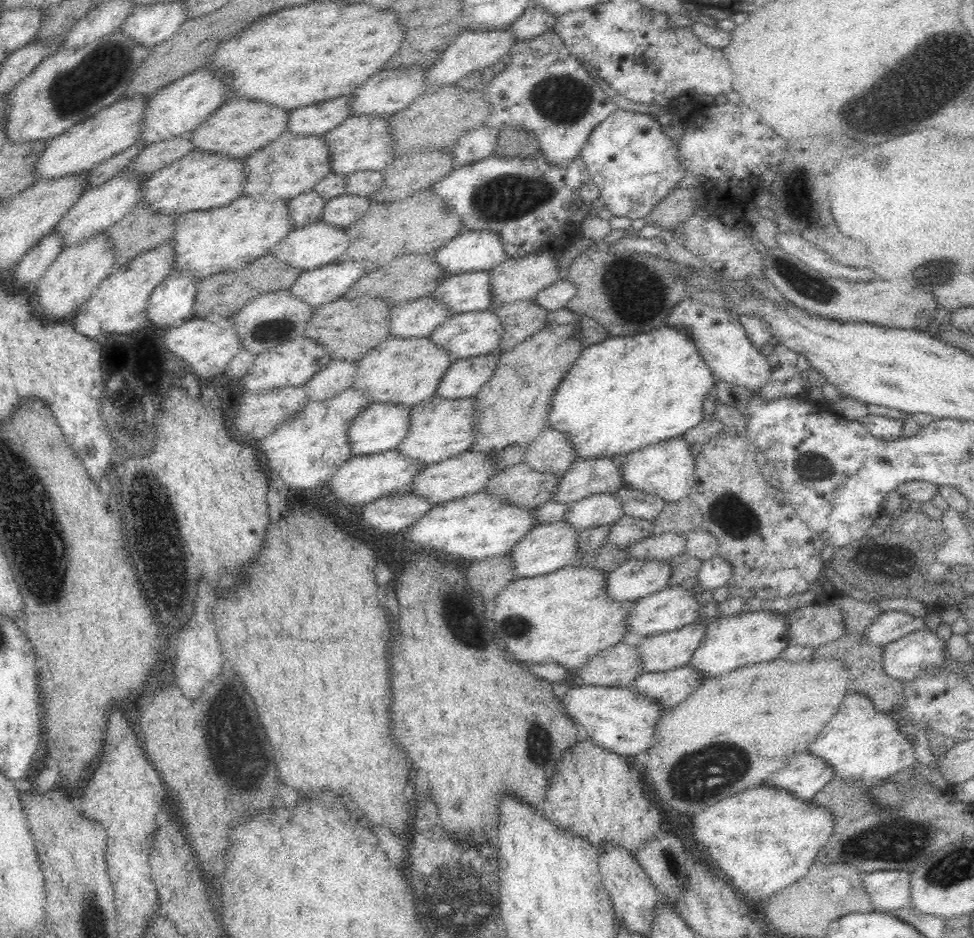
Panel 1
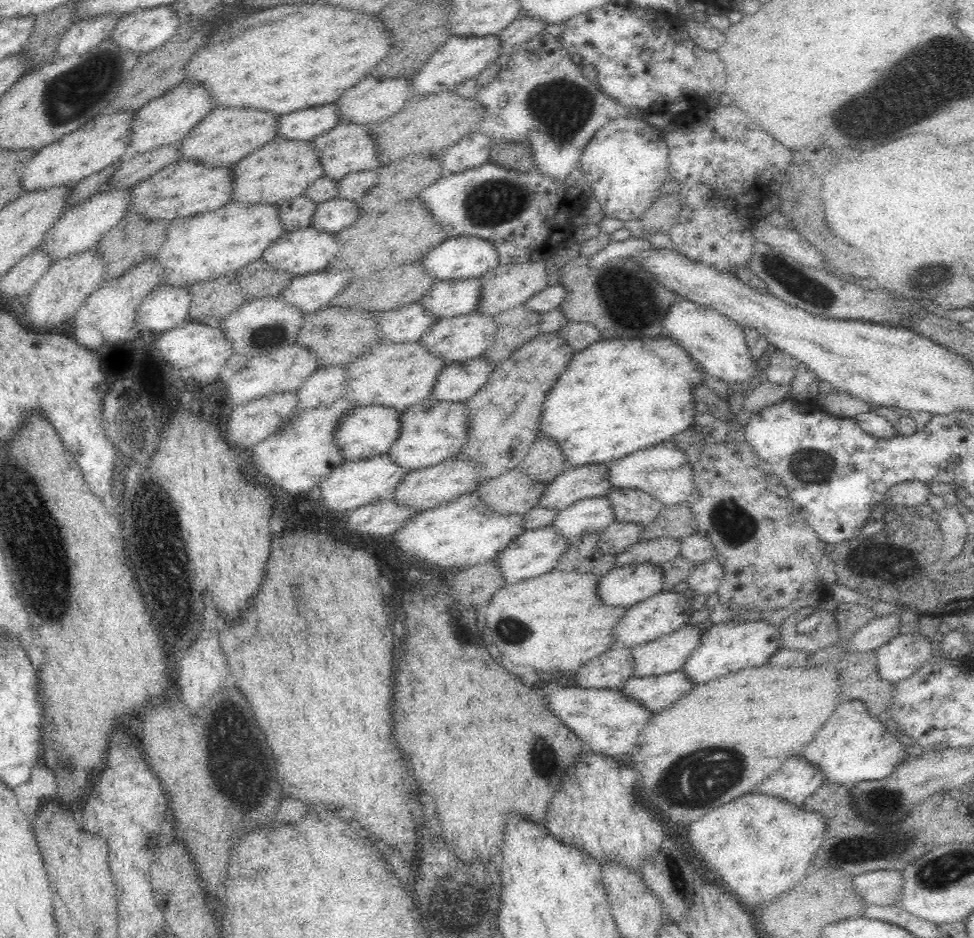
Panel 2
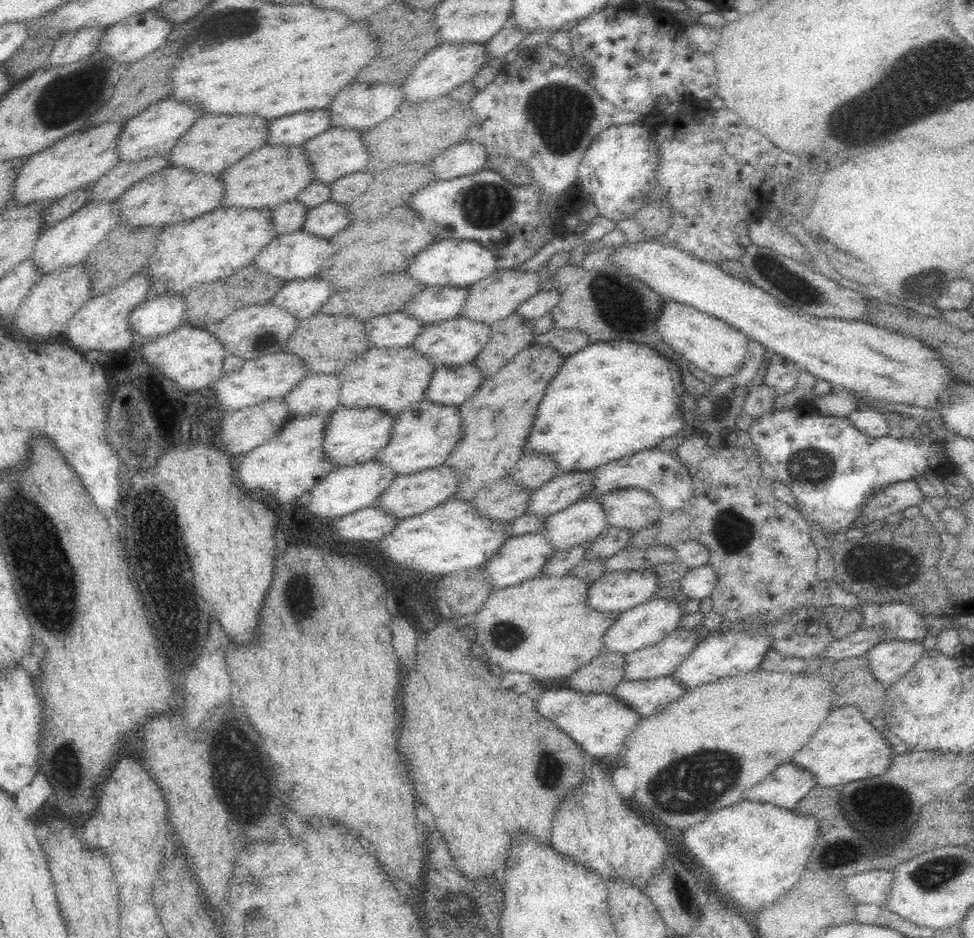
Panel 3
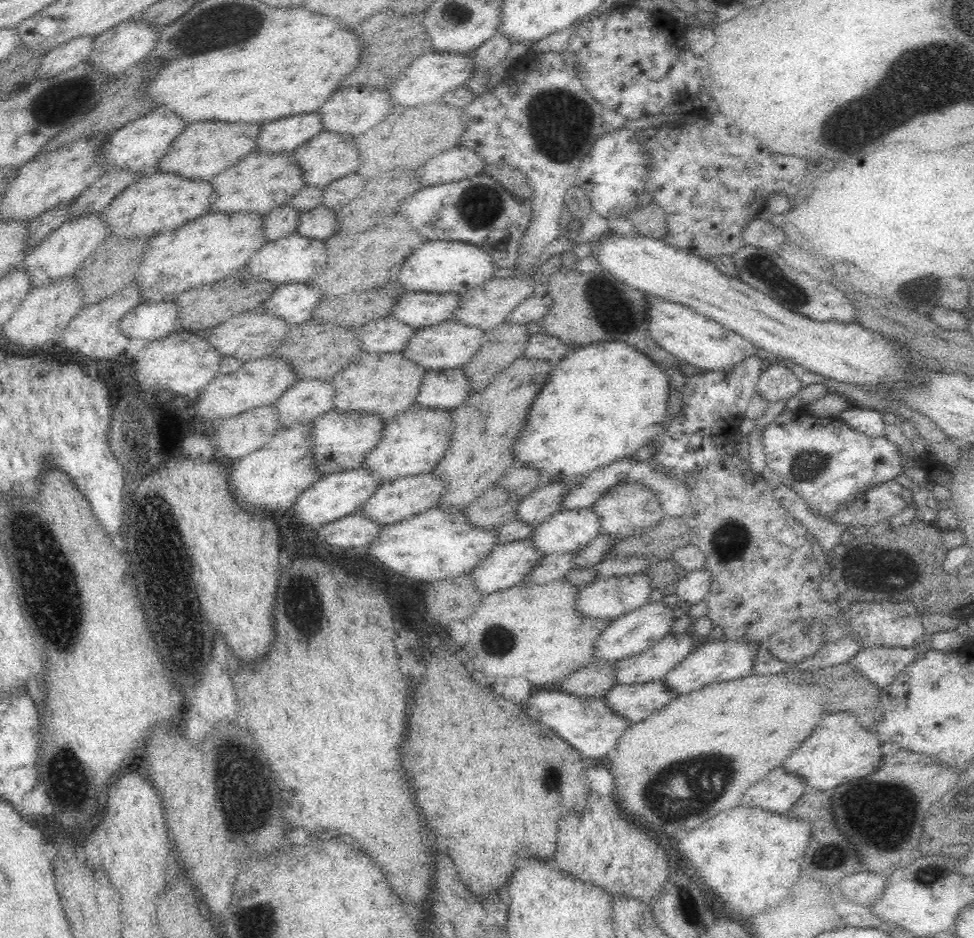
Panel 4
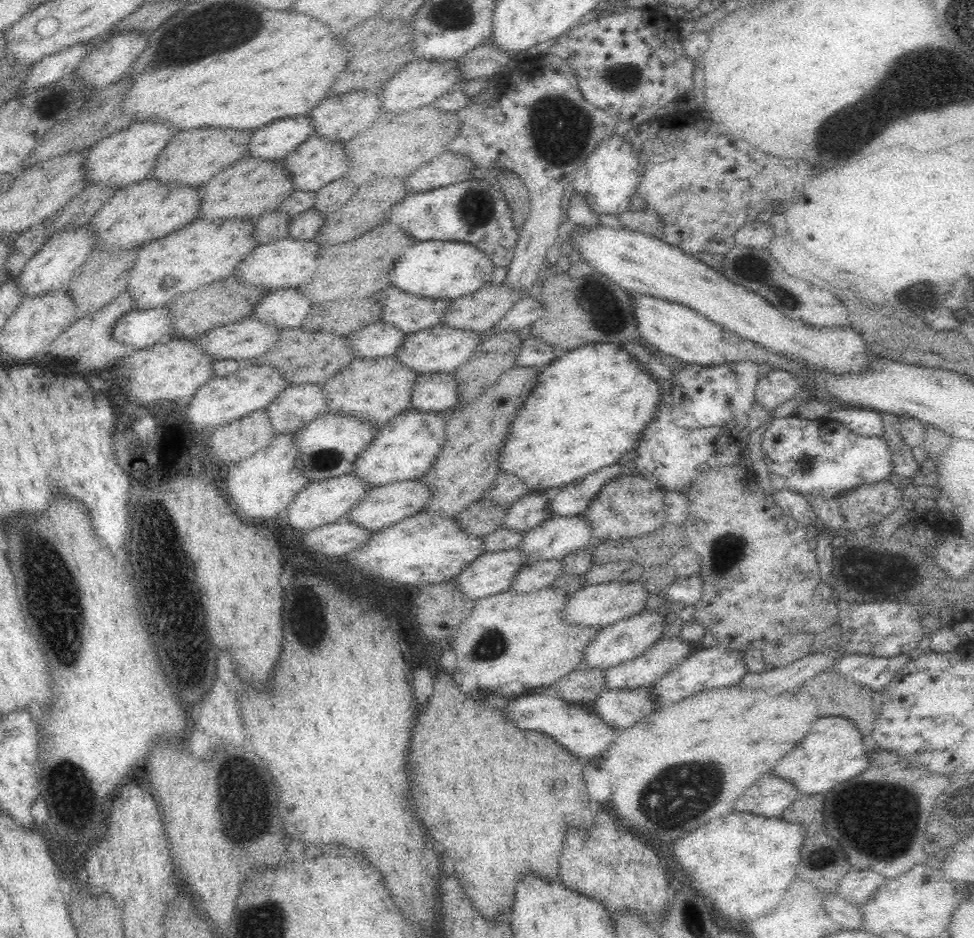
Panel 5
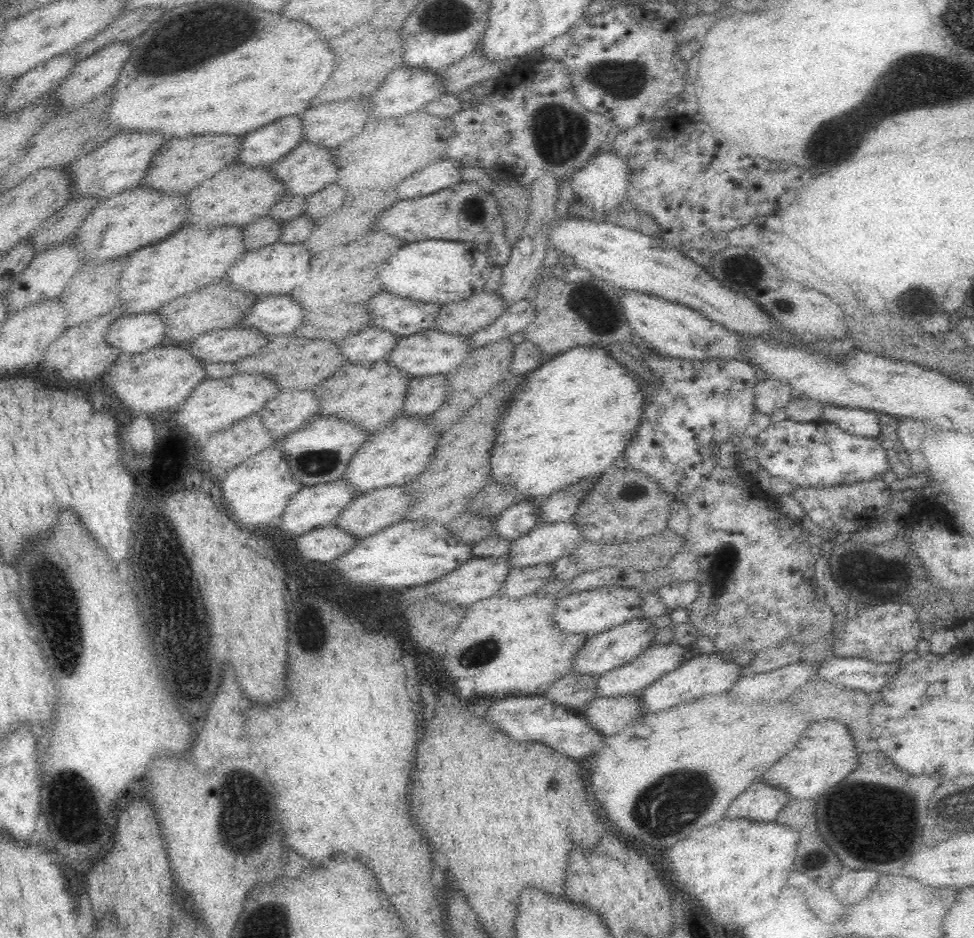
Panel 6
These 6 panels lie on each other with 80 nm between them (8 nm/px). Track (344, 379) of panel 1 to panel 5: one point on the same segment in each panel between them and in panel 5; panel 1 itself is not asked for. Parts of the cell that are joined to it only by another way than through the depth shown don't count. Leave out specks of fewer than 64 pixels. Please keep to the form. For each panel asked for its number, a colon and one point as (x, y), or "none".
2: (327, 384)
3: (315, 393)
4: (307, 399)
5: (295, 406)

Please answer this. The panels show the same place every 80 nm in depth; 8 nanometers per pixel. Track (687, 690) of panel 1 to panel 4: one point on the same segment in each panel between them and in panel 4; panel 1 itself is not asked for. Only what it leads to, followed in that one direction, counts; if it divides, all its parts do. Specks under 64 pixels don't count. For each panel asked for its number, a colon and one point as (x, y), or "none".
2: (656, 693)
3: (645, 697)
4: (635, 702)

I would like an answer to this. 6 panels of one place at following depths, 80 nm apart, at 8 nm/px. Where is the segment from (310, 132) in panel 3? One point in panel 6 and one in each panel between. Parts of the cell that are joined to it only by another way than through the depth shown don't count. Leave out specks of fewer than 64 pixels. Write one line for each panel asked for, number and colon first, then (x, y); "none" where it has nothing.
4: (281, 136)
5: (274, 141)
6: (264, 146)

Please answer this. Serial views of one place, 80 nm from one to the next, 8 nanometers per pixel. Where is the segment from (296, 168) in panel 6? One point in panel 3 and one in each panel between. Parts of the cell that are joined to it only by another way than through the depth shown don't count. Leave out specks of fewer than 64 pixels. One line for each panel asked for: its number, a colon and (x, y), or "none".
3: (336, 152)
4: (326, 157)
5: (316, 163)

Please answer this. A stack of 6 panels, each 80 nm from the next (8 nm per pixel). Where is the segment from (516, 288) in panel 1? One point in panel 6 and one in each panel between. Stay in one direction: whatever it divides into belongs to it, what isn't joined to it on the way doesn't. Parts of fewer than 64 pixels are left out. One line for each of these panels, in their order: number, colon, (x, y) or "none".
2: (504, 287)
3: (496, 297)
4: (485, 306)
5: (479, 312)
6: (465, 317)

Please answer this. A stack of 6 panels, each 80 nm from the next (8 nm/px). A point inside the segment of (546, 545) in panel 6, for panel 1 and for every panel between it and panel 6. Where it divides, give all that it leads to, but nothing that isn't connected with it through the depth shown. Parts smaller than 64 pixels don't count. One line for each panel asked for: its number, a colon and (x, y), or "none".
1: (604, 509)
2: (590, 515)
3: (582, 521)
4: (565, 531)
5: (556, 537)

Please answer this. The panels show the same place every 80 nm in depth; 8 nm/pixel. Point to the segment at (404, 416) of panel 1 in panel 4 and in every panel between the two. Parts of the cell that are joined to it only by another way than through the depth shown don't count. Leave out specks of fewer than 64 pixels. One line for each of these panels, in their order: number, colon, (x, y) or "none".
2: (365, 431)
3: (351, 436)
4: (339, 441)

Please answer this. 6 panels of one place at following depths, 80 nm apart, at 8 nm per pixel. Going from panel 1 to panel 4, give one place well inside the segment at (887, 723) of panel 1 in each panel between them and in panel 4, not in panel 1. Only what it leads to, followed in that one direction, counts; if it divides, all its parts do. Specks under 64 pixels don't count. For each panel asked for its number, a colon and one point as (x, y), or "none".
2: (852, 746)
3: (846, 748)
4: (839, 750)

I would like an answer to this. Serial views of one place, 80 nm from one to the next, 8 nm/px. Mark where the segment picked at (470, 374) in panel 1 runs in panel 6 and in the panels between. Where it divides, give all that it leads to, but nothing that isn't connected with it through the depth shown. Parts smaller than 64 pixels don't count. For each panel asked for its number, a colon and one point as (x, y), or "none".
2: (456, 382)
3: (450, 385)
4: (446, 389)
5: (435, 392)
6: (425, 394)

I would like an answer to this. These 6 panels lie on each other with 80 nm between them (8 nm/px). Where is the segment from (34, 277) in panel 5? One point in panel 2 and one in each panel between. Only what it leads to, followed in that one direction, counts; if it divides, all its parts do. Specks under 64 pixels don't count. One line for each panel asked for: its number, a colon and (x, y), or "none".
2: (79, 229)
3: (69, 242)
4: (63, 251)

